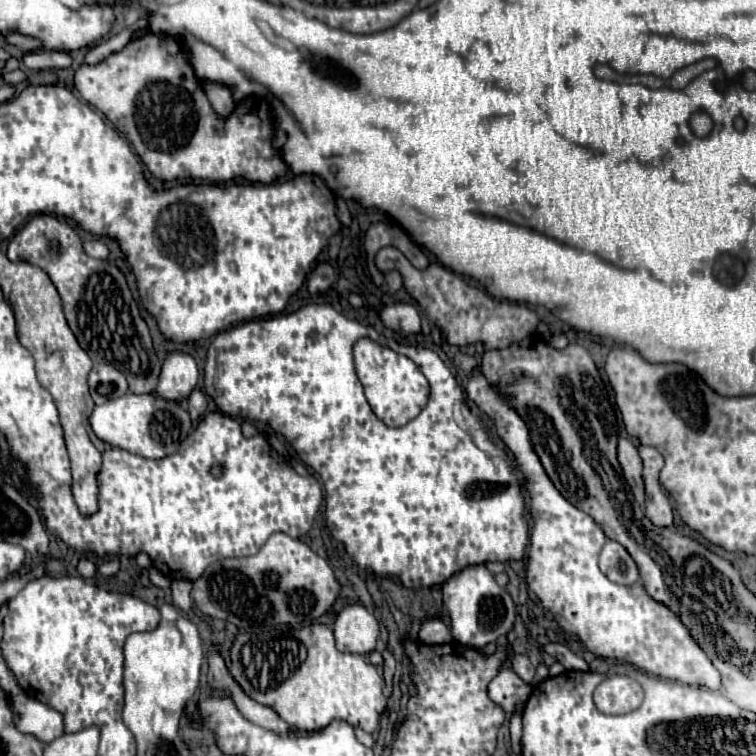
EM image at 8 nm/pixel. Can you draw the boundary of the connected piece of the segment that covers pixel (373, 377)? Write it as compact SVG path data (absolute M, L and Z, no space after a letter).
M361 338L353 344L353 358L357 376L365 388L365 396L375 412L375 416L387 426L405 426L413 420L427 404L429 382L423 372L403 354L393 352L369 338Z

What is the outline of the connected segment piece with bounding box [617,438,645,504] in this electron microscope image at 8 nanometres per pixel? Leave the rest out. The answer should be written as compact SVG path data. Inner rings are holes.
M619 438L617 444L617 460L623 468L623 476L627 480L627 484L631 486L631 492L635 496L635 500L639 504L645 502L645 486L643 486L643 478L641 478L641 458L639 452L635 448L635 444L627 438Z

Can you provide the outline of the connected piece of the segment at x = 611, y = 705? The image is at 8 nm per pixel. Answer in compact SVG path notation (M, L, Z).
M613 676L603 680L595 690L595 706L605 714L627 714L627 708L637 708L643 702L641 686L627 676Z

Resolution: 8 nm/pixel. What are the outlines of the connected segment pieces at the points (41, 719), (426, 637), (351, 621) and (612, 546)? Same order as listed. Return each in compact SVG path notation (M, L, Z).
M25 692L9 700L13 710L13 722L19 732L33 734L39 742L49 744L63 734L63 718L51 706L29 698Z
M431 618L431 620L423 622L423 626L419 630L419 640L429 642L429 644L445 644L445 642L451 640L451 632L443 624L443 620Z
M347 604L335 618L333 634L339 650L369 654L379 638L379 622L361 604Z
M607 540L599 554L601 572L619 584L633 584L639 580L639 570L629 552L615 540Z

